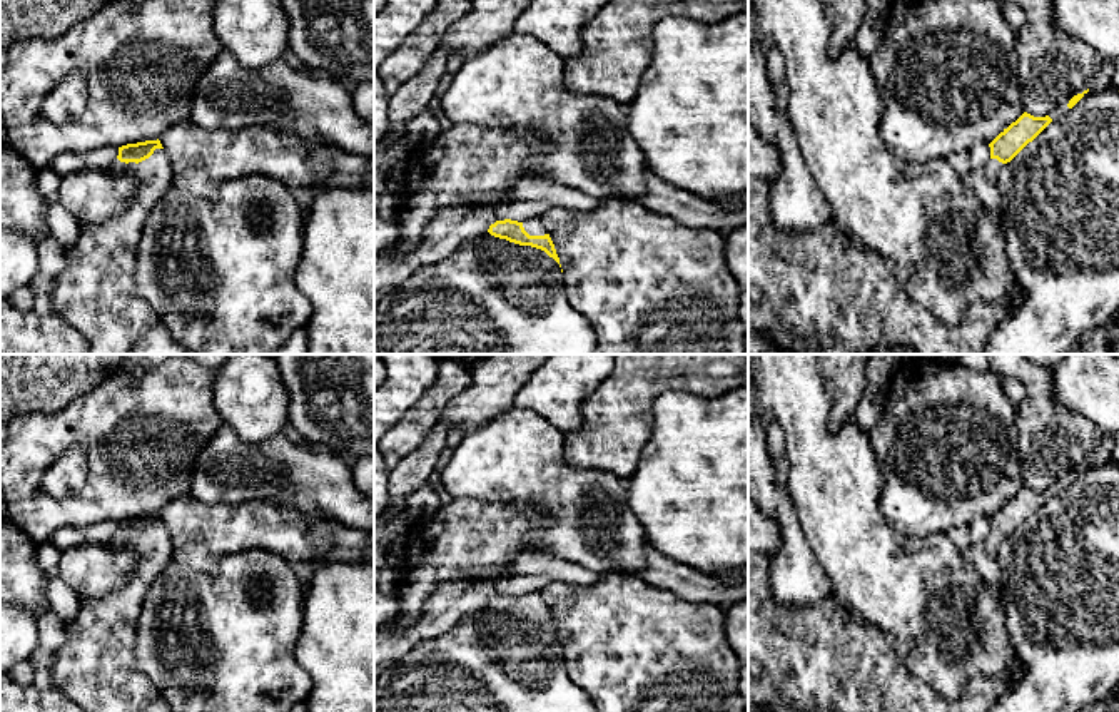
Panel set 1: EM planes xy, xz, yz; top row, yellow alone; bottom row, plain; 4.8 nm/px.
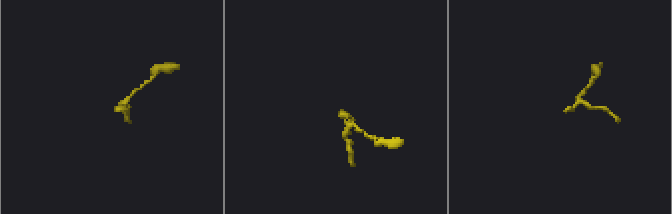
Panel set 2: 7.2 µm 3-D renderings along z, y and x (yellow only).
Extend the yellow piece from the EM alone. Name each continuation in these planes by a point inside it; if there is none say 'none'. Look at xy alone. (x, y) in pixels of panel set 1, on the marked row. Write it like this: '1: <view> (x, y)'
1: xy (97, 294)

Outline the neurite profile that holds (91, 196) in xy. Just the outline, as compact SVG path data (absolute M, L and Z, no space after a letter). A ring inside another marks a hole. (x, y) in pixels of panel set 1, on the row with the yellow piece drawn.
M114 165L85 167L62 177L57 202L80 227L90 227L119 216L135 189L134 179Z

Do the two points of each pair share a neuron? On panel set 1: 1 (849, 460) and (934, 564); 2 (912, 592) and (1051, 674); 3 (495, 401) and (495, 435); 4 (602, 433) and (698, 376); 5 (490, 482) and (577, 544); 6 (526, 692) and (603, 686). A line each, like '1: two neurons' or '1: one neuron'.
1: one neuron
2: two neurons
3: two neurons
4: one neuron
5: one neuron
6: two neurons

